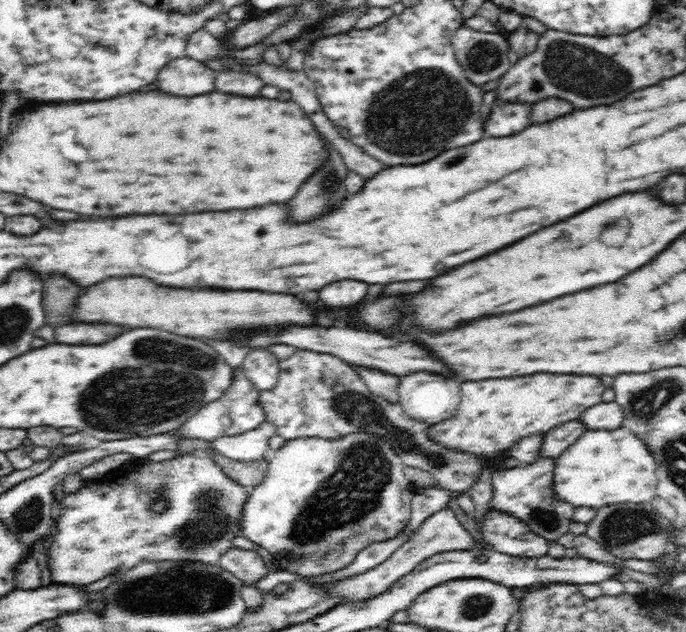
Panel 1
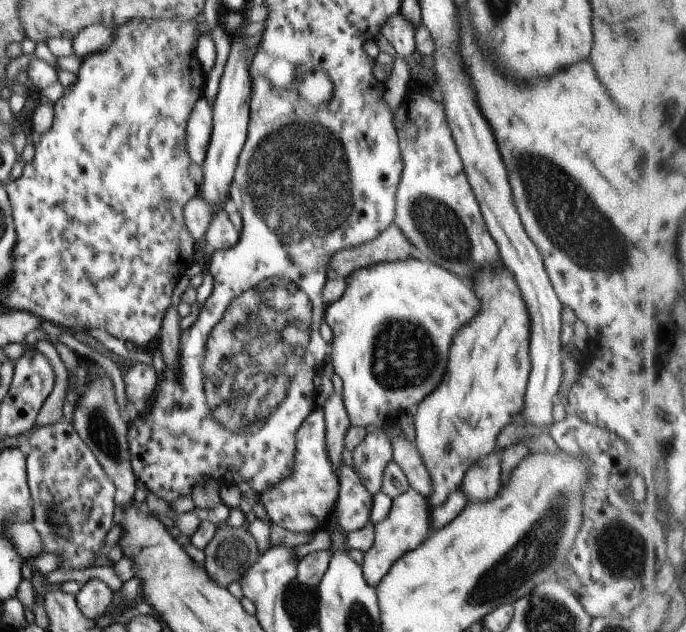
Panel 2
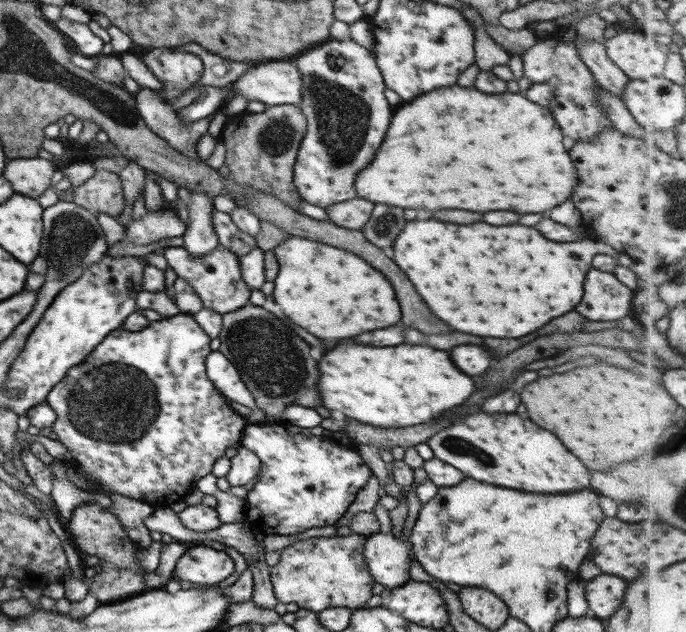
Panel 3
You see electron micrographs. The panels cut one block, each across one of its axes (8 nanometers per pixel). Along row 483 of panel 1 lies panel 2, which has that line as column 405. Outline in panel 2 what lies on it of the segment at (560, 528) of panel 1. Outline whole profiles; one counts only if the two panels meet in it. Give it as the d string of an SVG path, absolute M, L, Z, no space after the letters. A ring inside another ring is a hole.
M409 488L392 498L389 512L381 522L374 525L374 538L371 546L363 553L361 572L365 582L375 588L391 565L402 555L417 548L426 538L430 530L429 511L426 498Z

